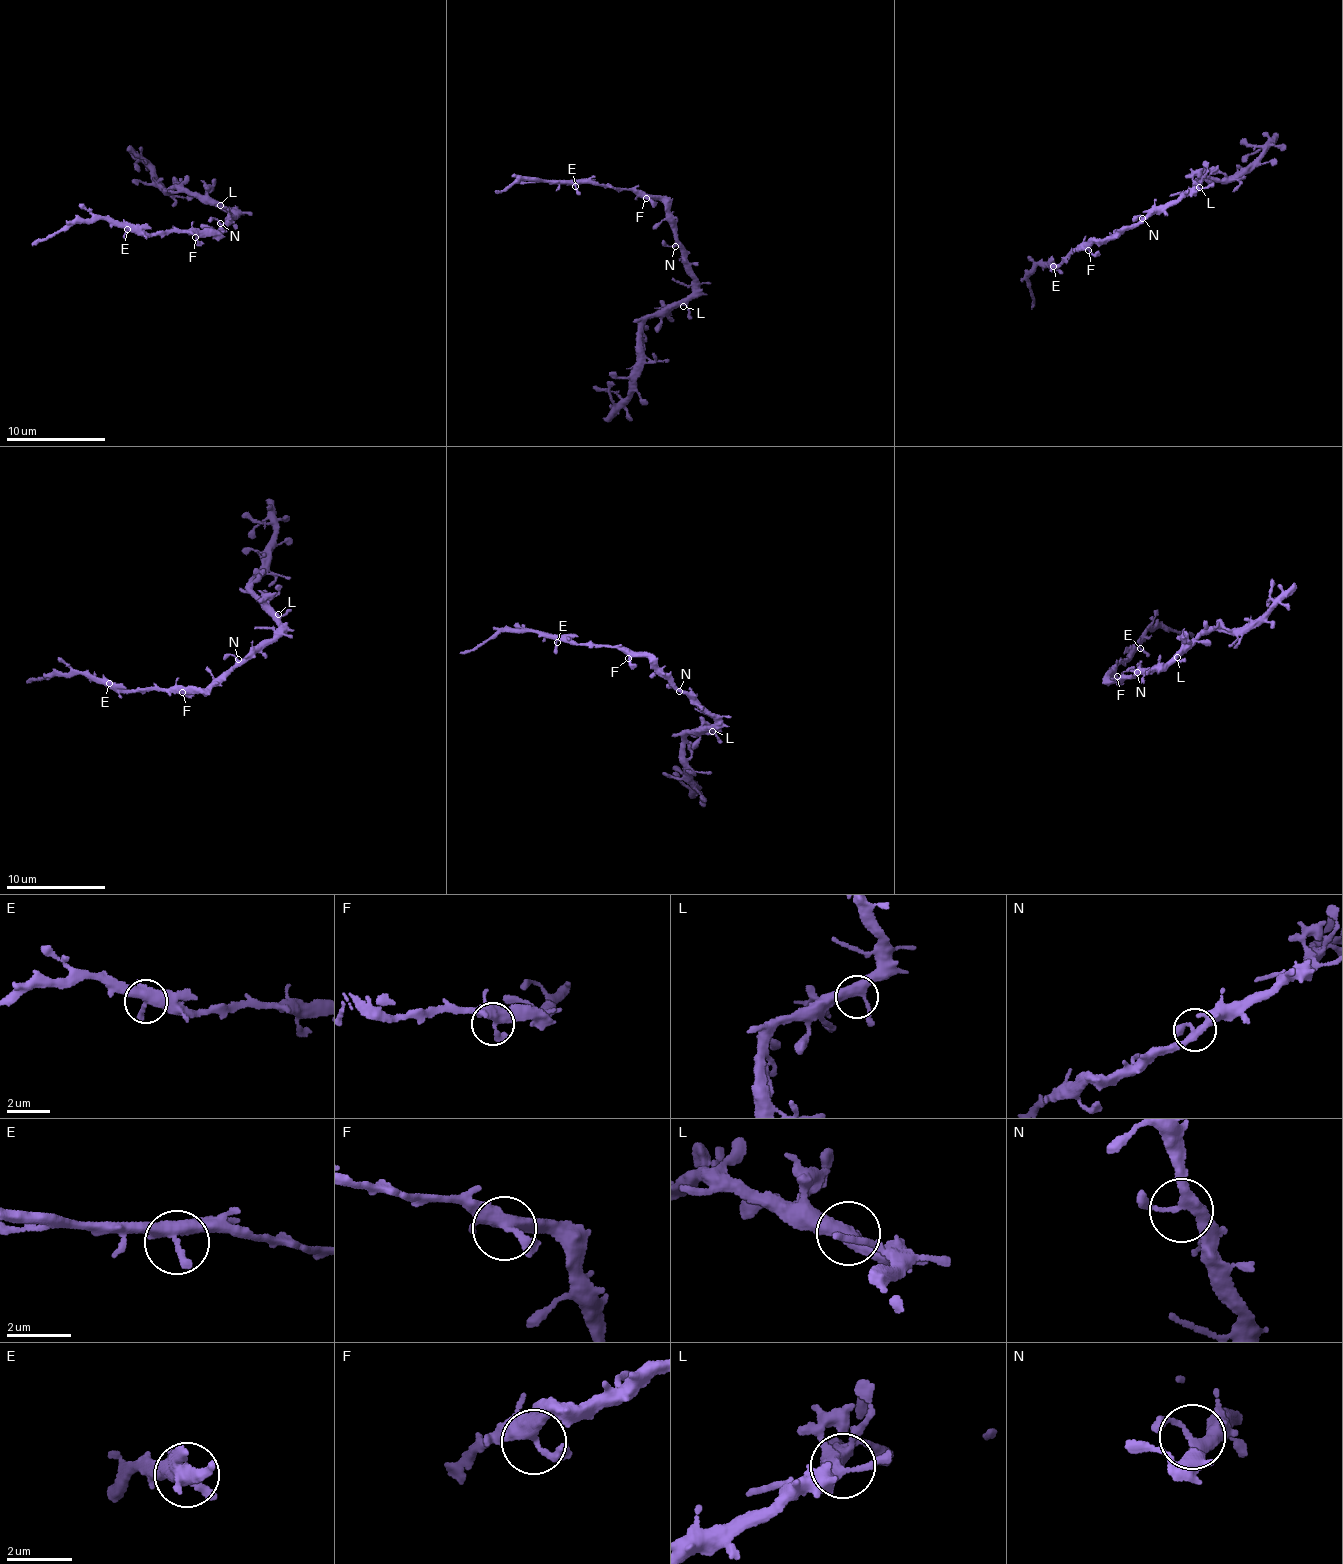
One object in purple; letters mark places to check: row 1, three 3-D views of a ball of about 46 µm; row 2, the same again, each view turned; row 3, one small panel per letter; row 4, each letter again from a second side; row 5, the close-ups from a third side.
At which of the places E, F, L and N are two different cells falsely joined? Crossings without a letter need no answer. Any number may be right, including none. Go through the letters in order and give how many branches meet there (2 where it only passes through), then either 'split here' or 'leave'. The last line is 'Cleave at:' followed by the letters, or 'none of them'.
E: branches 2; leave
F: branches 4; leave
L: branches 3; leave
N: branches 3; leave
Cleave at: none of them

